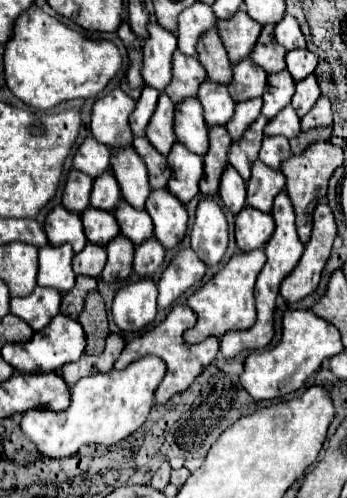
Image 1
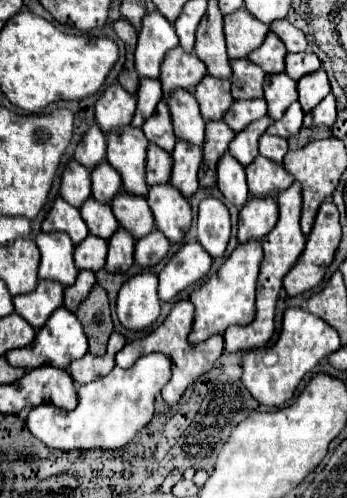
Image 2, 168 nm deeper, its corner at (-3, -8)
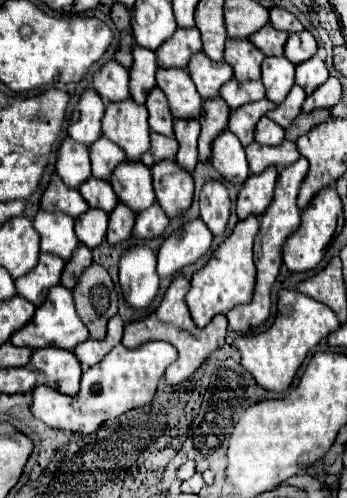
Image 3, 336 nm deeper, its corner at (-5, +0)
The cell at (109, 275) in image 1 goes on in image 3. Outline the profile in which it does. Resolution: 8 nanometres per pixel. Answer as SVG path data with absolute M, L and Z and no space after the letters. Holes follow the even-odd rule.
M118 204L114 208L114 212L110 214L110 222L108 222L108 244L110 246L116 246L124 240L128 240L132 236L132 228L134 228L134 220L136 220L136 214L124 206L124 204Z

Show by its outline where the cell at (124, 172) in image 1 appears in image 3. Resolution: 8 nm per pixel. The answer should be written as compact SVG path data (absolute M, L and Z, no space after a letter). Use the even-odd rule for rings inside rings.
M132 98L122 102L122 104L108 104L106 112L104 112L104 118L102 118L102 134L108 140L112 140L114 144L118 144L126 152L128 160L140 162L140 156L150 148L150 128L148 128L148 110L146 110L146 106L138 106Z

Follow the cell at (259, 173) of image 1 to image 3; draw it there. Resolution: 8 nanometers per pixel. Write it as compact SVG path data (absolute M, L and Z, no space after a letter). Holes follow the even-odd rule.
M284 140L280 146L262 146L258 142L252 142L250 146L246 146L246 156L252 174L260 174L270 166L282 170L300 158L296 144L288 140Z

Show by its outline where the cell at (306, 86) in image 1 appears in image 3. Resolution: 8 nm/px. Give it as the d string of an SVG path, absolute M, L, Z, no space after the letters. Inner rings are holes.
M312 56L310 60L296 66L296 84L304 88L304 92L310 96L318 86L322 86L328 80L328 68L326 62L318 56Z

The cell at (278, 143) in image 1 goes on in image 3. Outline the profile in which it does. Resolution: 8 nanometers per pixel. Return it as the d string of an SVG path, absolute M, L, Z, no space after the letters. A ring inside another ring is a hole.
M262 116L262 120L260 120L258 126L256 126L254 138L256 138L258 144L278 146L278 144L284 140L284 130L282 130L278 124L274 124L270 118Z

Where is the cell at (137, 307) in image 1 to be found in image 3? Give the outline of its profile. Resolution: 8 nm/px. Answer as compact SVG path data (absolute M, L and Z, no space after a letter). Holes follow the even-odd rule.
M134 246L120 258L120 286L124 300L136 308L148 308L158 294L156 254L146 246Z

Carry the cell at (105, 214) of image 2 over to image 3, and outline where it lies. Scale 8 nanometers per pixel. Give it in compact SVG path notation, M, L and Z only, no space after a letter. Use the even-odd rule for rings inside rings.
M88 178L88 180L80 186L80 194L82 194L82 198L88 202L90 208L104 210L106 214L110 214L110 212L118 206L118 196L114 194L112 186L110 186L106 180Z

